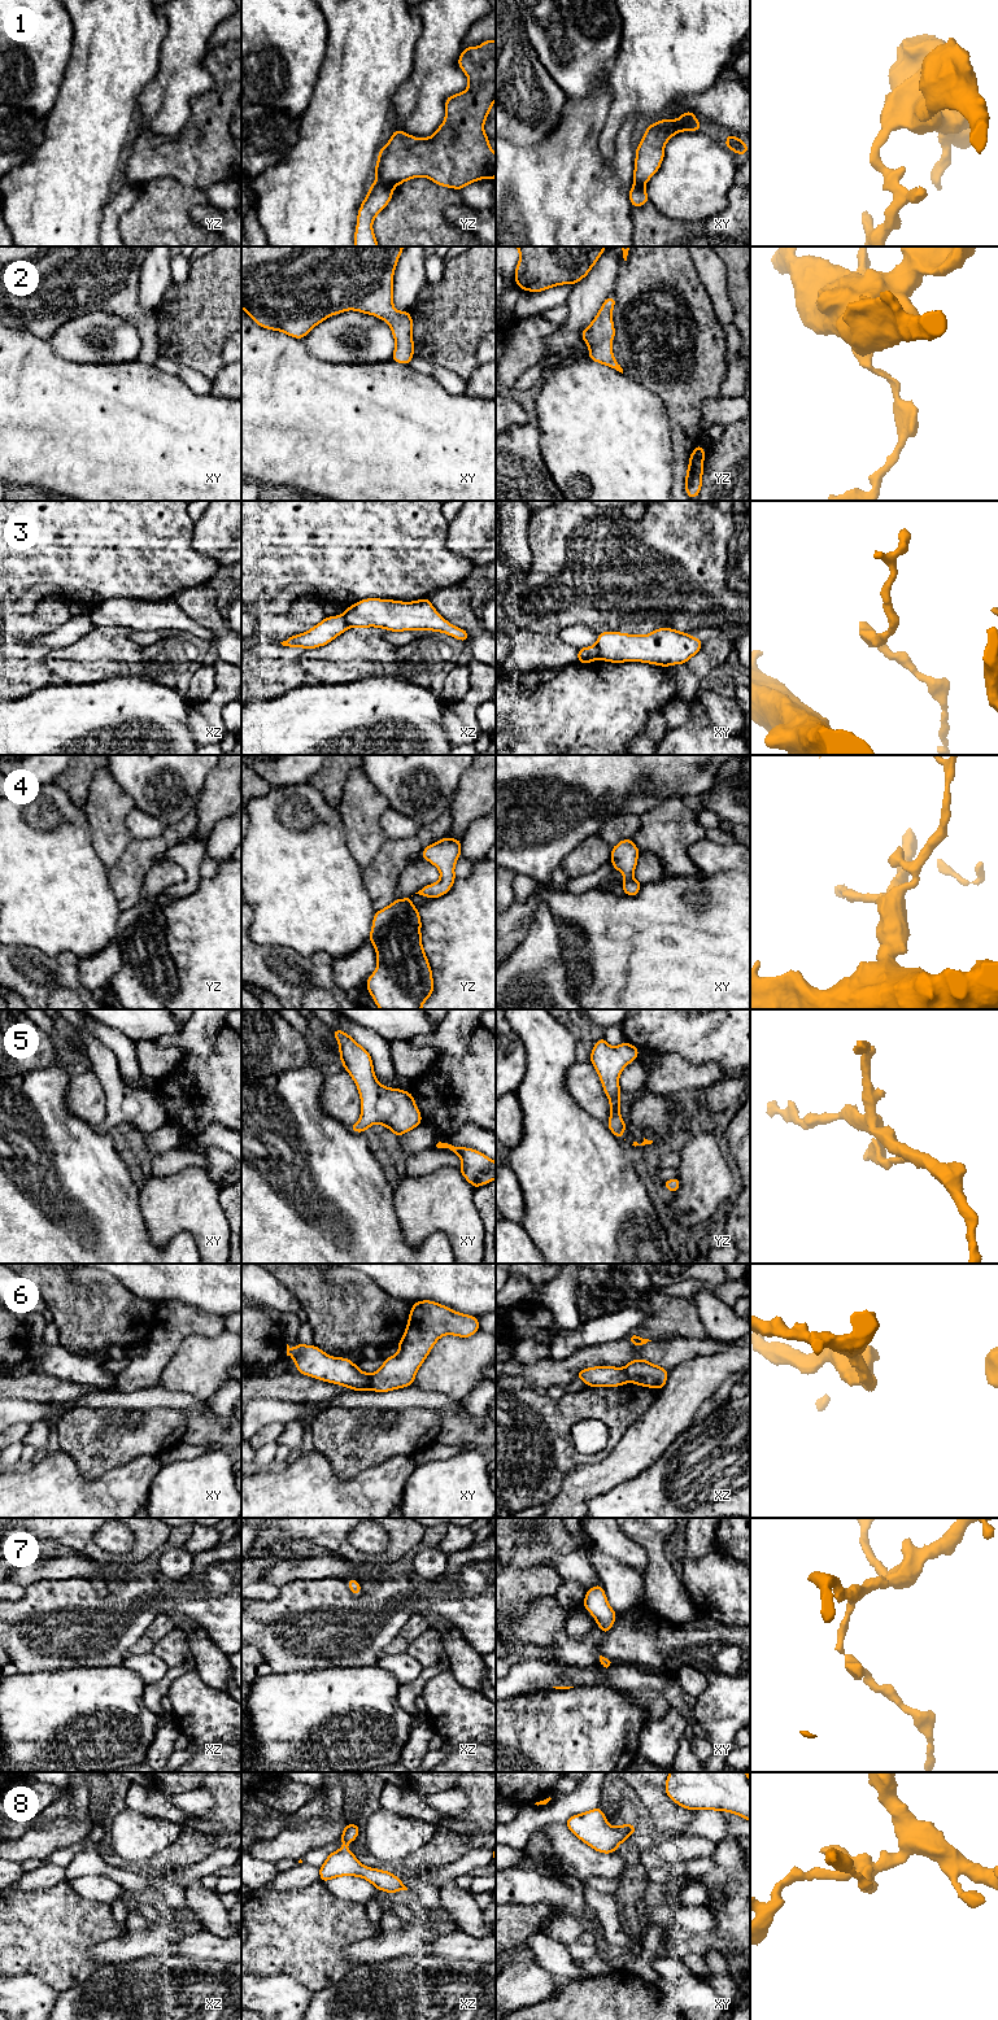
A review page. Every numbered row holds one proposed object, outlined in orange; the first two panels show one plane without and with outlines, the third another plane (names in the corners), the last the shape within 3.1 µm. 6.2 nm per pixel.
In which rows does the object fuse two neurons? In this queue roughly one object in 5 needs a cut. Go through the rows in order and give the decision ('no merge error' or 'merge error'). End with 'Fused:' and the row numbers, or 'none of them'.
1: merge error
2: no merge error
3: merge error
4: no merge error
5: no merge error
6: merge error
7: no merge error
8: no merge error
Fused: 1, 3, 6

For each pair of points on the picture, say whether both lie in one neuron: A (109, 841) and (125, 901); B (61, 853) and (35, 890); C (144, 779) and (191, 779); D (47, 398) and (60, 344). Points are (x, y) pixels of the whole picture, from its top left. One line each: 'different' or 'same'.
A: different
B: same
C: same
D: different

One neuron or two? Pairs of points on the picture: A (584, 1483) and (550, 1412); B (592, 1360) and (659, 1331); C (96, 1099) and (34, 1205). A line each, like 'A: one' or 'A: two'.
A: two
B: two
C: two

